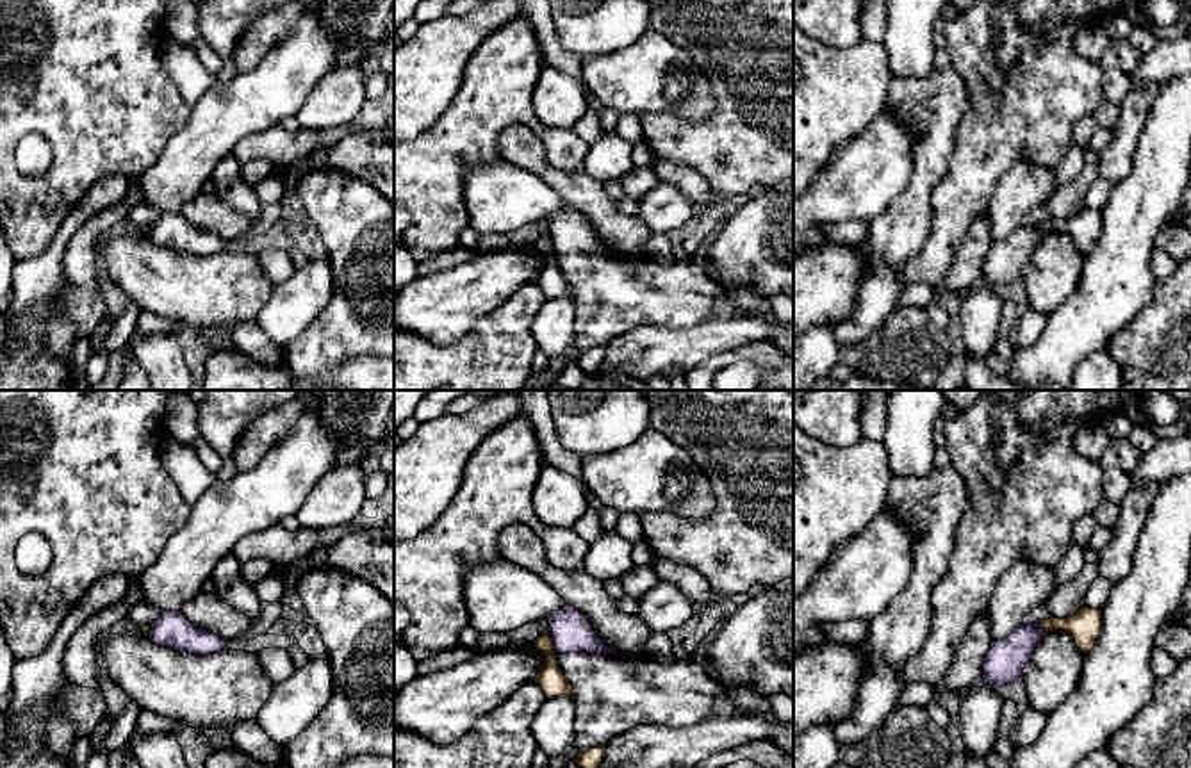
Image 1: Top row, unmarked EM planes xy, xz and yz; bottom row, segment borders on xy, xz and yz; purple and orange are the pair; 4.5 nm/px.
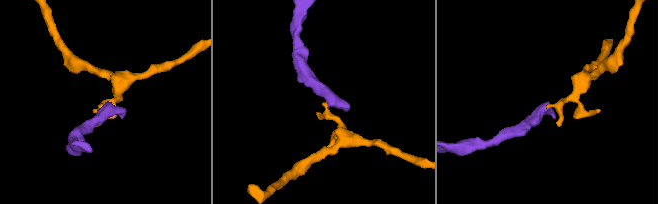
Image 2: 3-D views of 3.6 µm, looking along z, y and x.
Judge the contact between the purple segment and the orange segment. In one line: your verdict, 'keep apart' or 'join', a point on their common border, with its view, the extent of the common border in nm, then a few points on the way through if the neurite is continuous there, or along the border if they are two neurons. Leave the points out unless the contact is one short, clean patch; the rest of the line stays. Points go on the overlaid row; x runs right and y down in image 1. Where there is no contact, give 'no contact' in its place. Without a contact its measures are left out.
keep apart; meets purple in xz at (555, 645); contact 100 nm long; border along xz (550, 635), (557, 654)

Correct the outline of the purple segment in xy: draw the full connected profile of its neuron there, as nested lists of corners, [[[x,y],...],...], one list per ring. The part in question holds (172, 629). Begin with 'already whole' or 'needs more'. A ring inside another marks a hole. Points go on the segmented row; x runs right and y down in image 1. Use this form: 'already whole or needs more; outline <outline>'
already whole; outline [[[182,611],[160,613],[152,624],[148,638],[157,645],[200,656],[216,654],[226,649],[225,640],[196,627]]]

